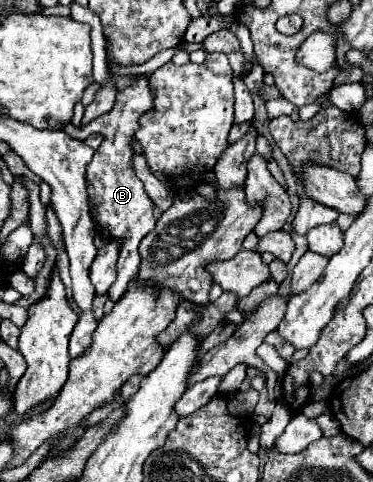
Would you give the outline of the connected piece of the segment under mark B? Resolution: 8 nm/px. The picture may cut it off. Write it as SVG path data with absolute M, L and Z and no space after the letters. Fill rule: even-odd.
M140 77L136 83L132 83L130 87L126 87L124 91L120 91L116 95L116 103L114 103L112 111L94 119L90 125L77 128L70 122L62 129L70 137L78 140L85 140L94 133L104 135L104 143L96 149L92 161L88 163L86 183L88 183L90 203L94 205L94 209L92 209L94 223L100 229L108 231L110 239L120 241L120 257L116 263L118 279L108 291L108 297L112 301L118 301L126 293L130 281L136 277L138 263L140 263L138 243L156 225L156 213L154 213L156 207L154 207L152 199L148 197L148 193L144 191L144 185L132 171L132 153L134 151L130 147L130 139L134 137L134 131L138 129L138 117L150 109L152 109L152 93L148 89L148 79Z

